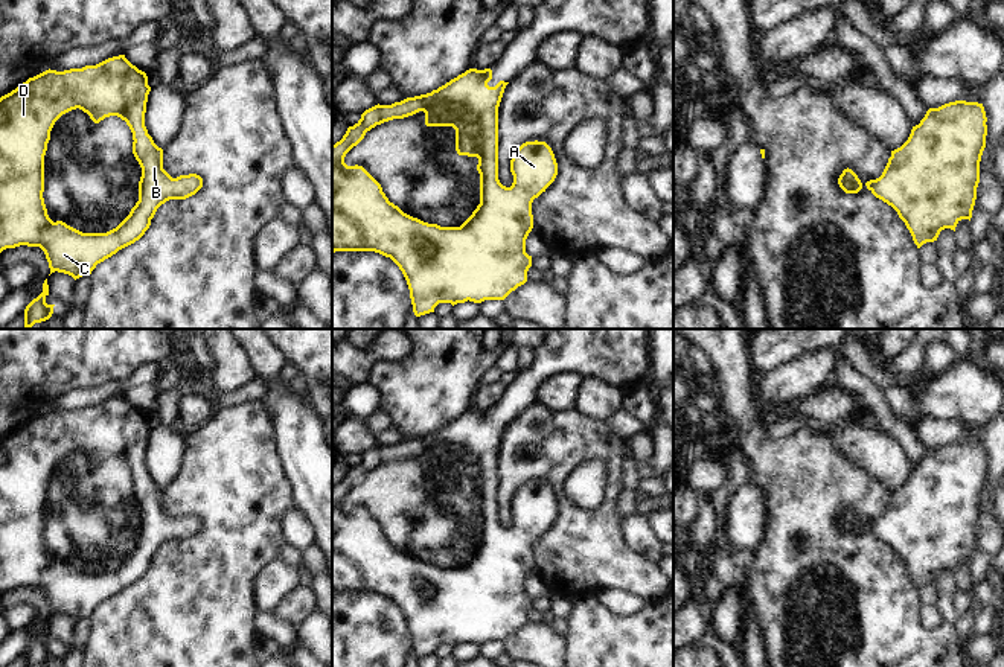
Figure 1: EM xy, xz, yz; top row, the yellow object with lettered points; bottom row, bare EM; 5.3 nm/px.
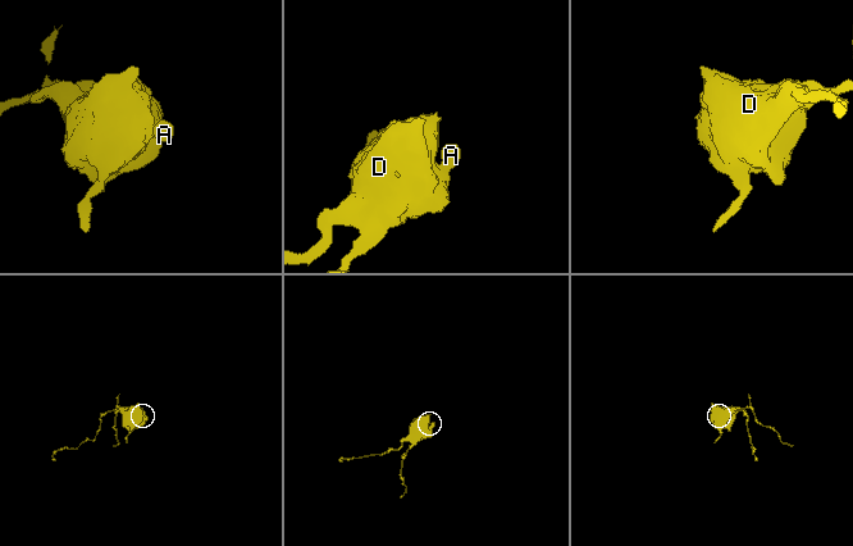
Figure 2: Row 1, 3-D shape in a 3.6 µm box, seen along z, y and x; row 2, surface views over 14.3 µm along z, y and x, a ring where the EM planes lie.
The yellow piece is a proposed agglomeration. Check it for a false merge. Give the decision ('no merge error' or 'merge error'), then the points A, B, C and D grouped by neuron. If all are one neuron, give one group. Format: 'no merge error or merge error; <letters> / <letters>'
no merge error; A B C D

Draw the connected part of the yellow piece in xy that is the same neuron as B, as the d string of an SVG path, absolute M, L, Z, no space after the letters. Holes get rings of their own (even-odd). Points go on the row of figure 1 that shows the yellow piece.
M125 55L108 58L96 65L64 72L46 70L0 97L0 253L20 245L40 247L50 274L58 271L75 280L90 276L98 263L139 241L151 225L157 209L169 199L186 199L203 187L197 174L172 178L163 169L163 149L145 126L151 87L145 72ZM72 110L82 110L94 123L117 116L133 132L133 154L142 168L139 201L129 215L107 233L82 233L62 221L53 222L44 204L44 155L55 122Z

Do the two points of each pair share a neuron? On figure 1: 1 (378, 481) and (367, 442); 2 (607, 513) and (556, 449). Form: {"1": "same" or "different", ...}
{"1": "different", "2": "same"}

